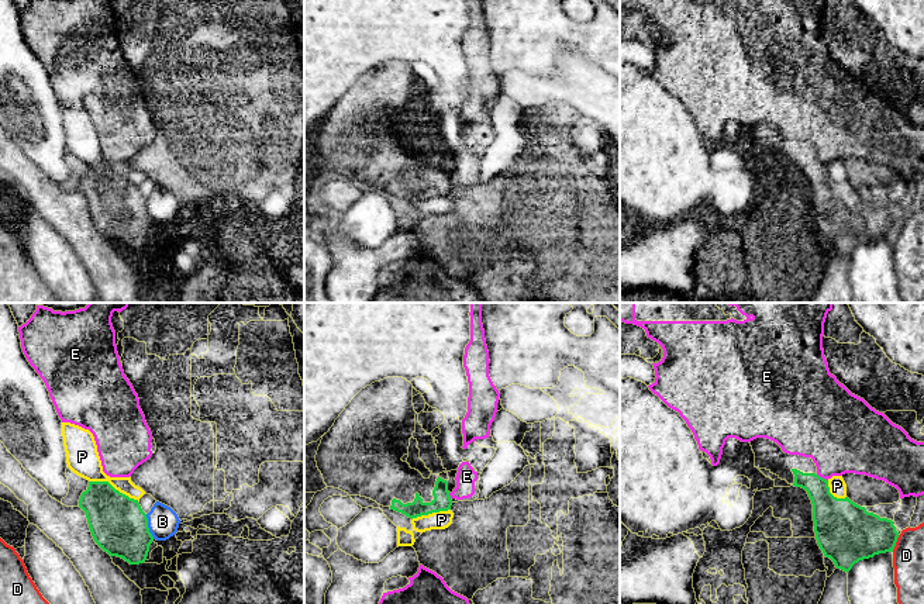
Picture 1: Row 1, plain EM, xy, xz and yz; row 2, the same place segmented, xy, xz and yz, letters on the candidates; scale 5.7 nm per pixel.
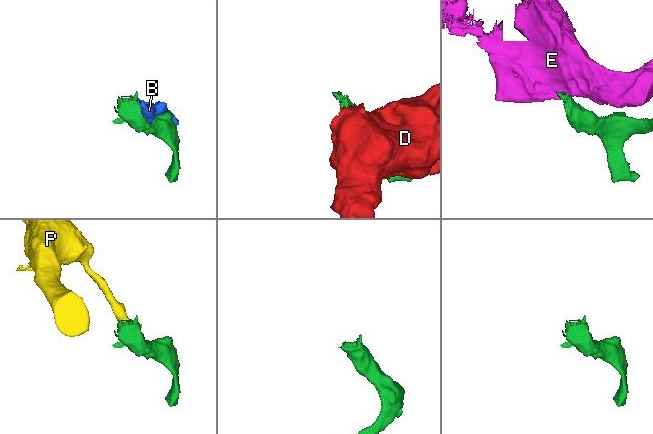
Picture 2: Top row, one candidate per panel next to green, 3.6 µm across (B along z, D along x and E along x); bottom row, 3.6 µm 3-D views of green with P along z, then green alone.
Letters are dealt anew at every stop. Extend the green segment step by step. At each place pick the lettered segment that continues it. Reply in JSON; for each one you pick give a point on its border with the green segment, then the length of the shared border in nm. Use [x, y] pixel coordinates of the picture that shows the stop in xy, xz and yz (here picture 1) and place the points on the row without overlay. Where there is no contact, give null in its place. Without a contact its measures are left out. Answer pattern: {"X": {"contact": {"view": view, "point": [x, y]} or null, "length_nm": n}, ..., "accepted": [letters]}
{"accepted": []}

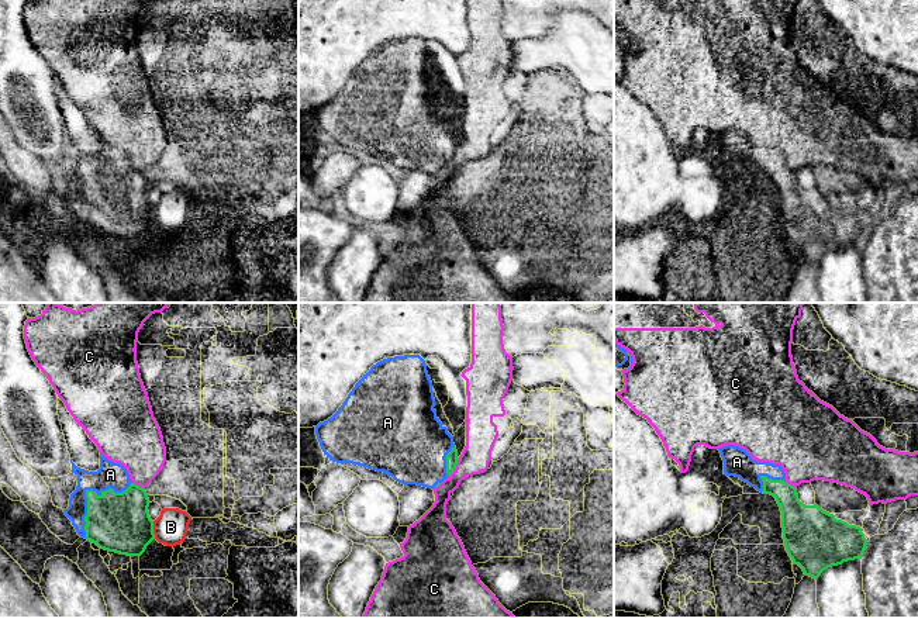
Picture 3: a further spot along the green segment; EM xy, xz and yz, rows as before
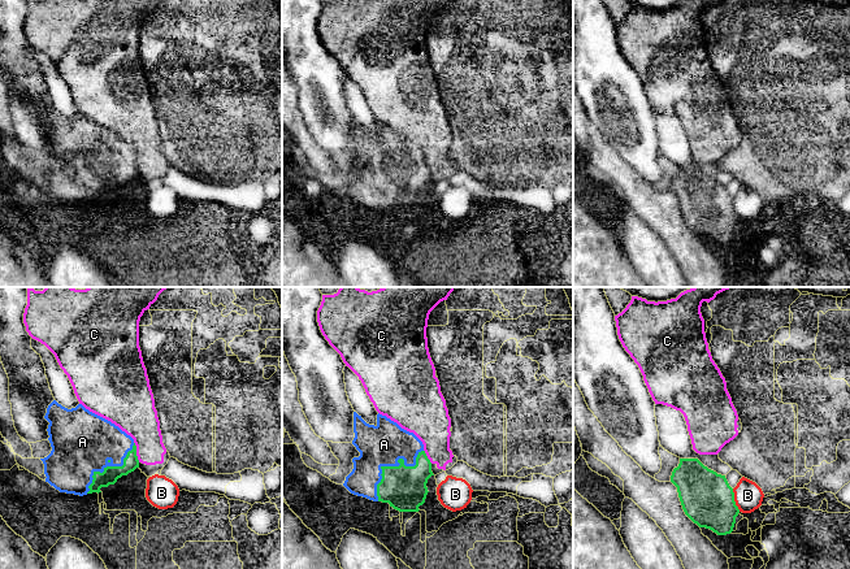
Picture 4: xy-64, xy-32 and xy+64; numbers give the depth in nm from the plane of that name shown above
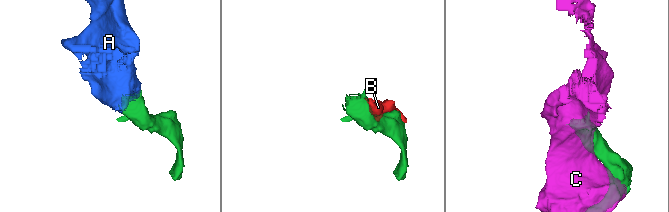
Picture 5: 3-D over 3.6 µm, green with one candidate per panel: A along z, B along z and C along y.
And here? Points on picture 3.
{"A": {"contact": {"view": "xy", "point": [86, 176]}, "length_nm": 420}, "accepted": ["A"]}

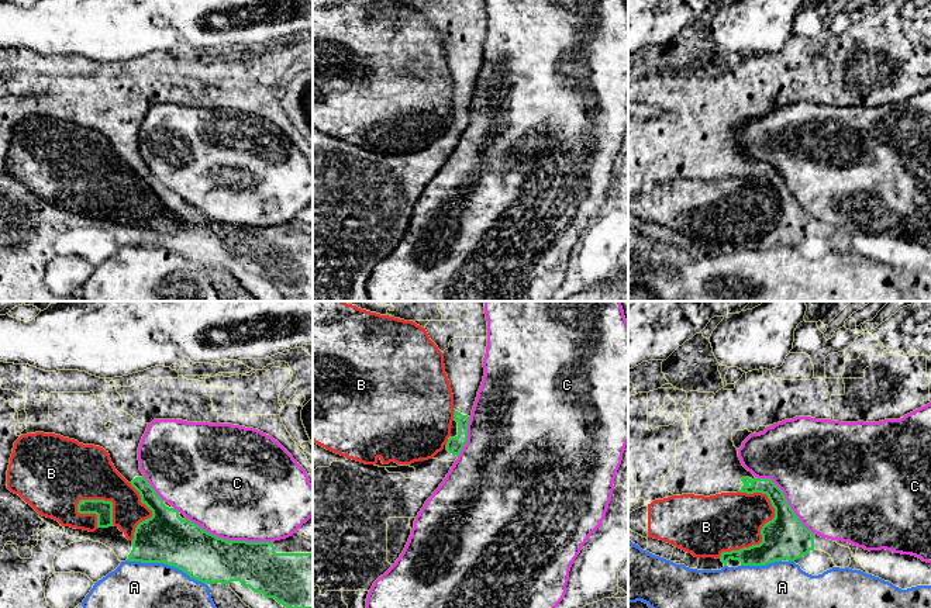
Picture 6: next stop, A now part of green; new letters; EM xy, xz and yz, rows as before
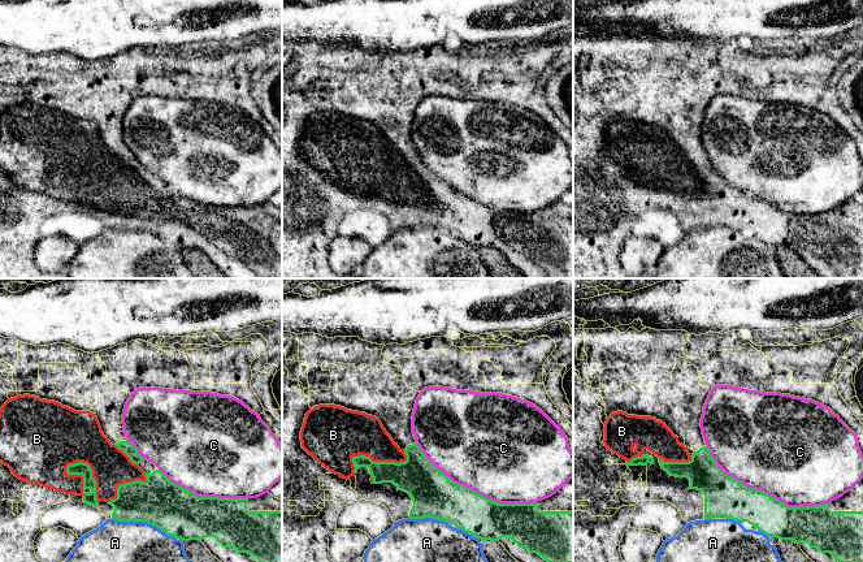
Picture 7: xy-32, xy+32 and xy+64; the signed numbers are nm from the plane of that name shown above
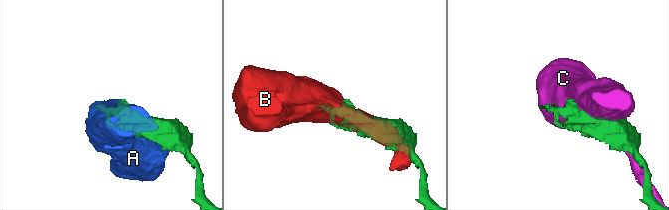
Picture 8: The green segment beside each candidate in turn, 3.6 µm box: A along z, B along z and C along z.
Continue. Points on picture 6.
{"B": {"contact": {"view": "yz", "point": [762, 223]}, "length_nm": 460}, "accepted": ["B"]}

